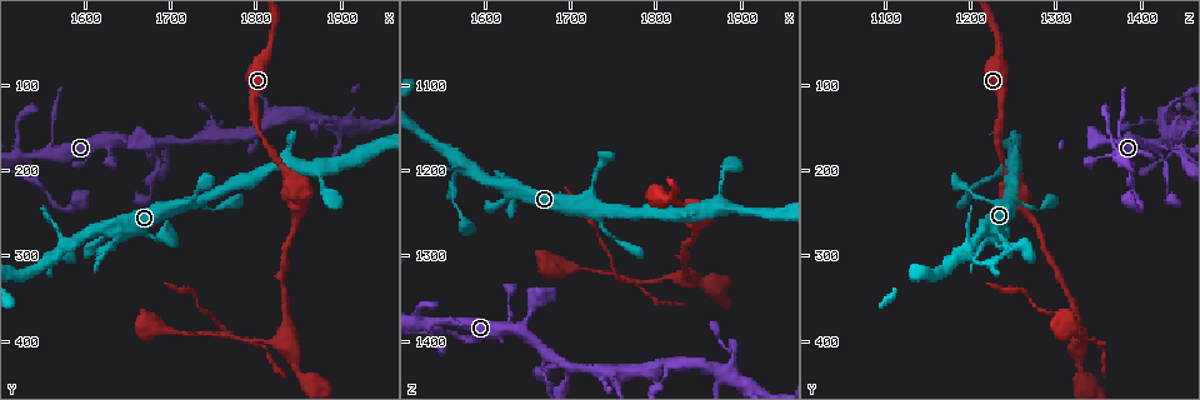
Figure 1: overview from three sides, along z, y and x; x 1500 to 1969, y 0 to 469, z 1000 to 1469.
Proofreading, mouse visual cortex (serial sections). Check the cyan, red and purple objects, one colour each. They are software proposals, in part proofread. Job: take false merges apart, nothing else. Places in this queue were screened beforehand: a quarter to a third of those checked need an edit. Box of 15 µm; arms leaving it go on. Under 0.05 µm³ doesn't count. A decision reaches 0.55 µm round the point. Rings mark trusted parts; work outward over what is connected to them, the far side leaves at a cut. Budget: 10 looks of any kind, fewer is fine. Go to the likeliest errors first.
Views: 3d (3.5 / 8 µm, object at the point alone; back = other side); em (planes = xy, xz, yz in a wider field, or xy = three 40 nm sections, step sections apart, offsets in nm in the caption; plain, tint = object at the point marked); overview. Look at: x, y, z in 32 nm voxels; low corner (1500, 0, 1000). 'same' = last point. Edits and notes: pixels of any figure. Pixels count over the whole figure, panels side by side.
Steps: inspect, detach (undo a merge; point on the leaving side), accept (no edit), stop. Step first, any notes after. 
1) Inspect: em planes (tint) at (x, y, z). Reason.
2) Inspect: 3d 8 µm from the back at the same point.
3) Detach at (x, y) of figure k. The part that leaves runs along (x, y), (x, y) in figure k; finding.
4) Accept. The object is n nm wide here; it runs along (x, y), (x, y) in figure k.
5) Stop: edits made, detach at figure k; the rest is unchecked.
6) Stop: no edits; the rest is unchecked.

Inspect: 3d 3.5 µm at (1775, 395, 1330). Two arms at a narrow angle.

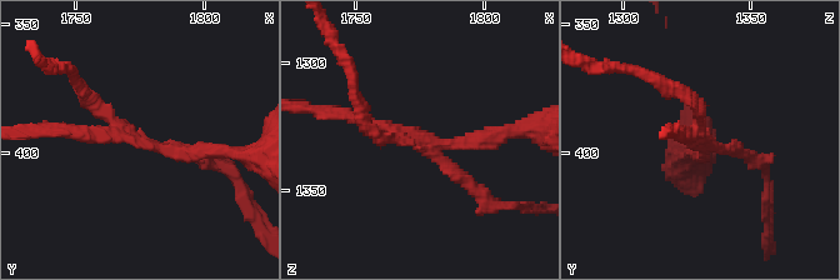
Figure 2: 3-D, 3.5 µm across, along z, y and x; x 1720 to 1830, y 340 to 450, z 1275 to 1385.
Inspect: em planes (tint) at (1774, 395, 1330). 4 arms meet here; the arms are 150, 150, 200, 200 nm wide.

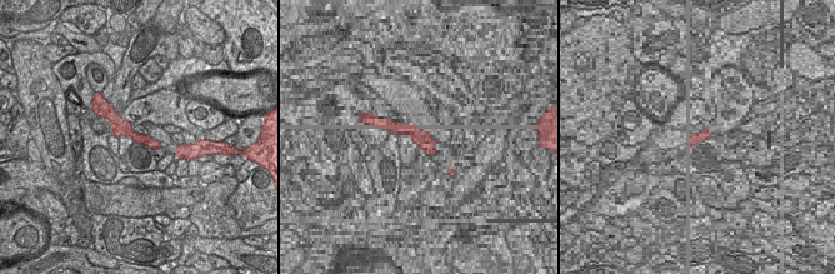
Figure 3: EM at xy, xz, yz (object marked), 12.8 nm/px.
Accept. It runs along (496, 135), (439, 144), (340, 113) in figure 2; continuous, no second cell.

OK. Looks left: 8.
Inspect: 3d 8 µm at (1565, 175, 1380). Thick turns thin.

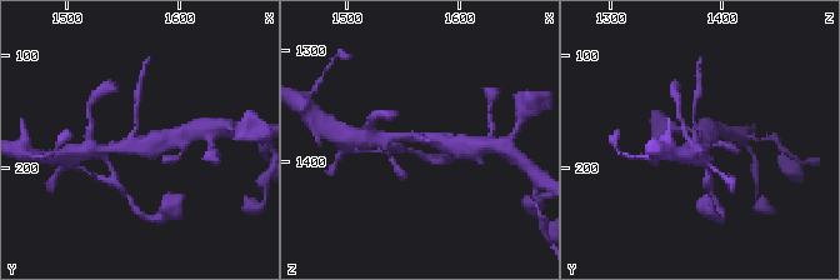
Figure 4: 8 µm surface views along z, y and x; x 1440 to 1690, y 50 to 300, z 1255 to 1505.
Inspect: em xy step 1 (tint) at (1560, 176, 1380).

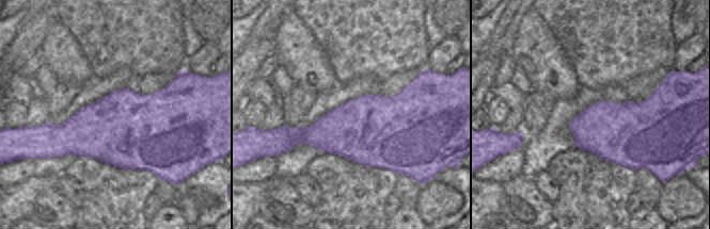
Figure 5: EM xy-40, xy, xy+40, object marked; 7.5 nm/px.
Accept. It runs along (171, 138), (140, 148), (136, 105) in figure 4; all the same cell.

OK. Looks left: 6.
Inspect: 3d 3.5 µm from the back at (1625, 270, 1230).

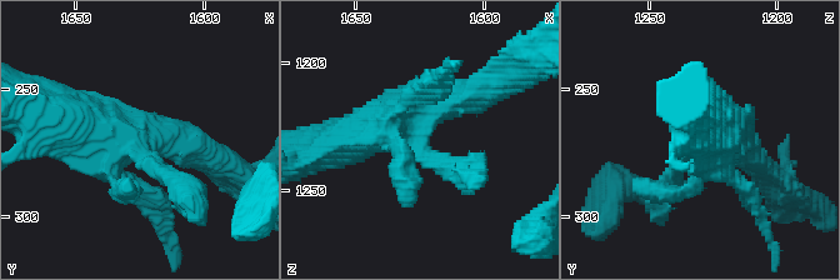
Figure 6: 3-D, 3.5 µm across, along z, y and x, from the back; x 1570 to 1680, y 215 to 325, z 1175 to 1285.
Inspect: em xy step 5 (tint) at (1627, 272, 1230).

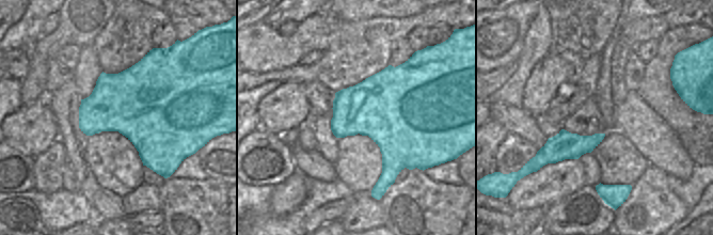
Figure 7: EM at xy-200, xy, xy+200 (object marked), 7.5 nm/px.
Accept. The object is 550 nm wide here; it runs along (326, 144), (473, 96) in figure 6; all the same cell.

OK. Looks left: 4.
Inspect: 3d 3.5 µm at (1565, 300, 1245). Narrows sharply.

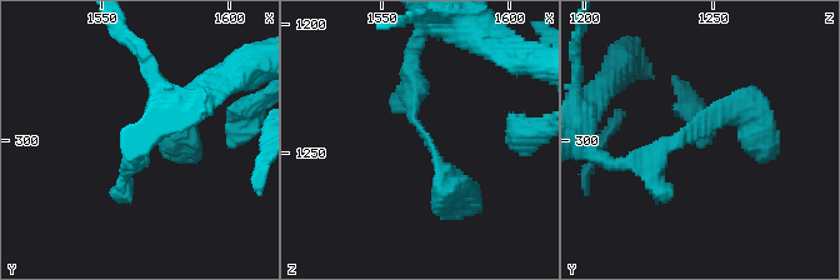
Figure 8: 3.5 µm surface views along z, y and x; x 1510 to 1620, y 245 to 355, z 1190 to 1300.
Inspect: em xy step 3 (tint) at (1565, 297, 1243).

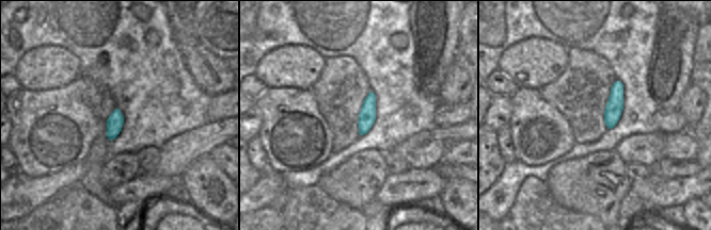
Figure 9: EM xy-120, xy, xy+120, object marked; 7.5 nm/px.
Inspect: em xy step 1 (tint) at the same point. Cut it another way.

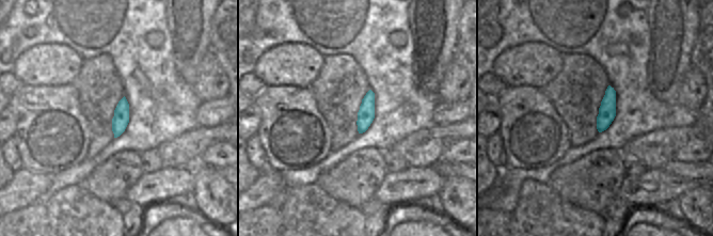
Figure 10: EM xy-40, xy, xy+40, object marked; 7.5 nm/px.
Detach at (719, 123) of figure 8. The object is 130 nm wide here; the part that leaves runs along (666, 145), (730, 110), (755, 134) in figure 8; a second cell is stuck on.

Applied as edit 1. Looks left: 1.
Stop: edits made, detach at figure 8; the rest is unchecked.

